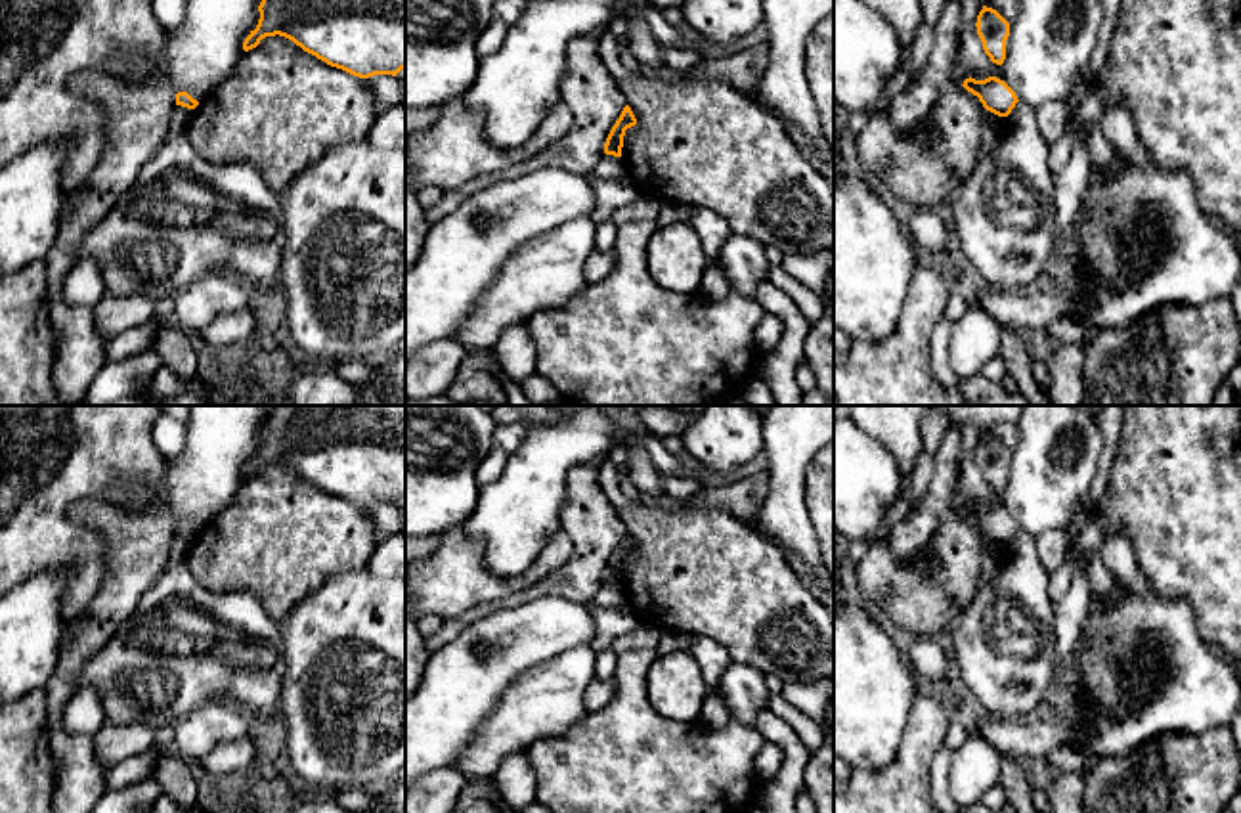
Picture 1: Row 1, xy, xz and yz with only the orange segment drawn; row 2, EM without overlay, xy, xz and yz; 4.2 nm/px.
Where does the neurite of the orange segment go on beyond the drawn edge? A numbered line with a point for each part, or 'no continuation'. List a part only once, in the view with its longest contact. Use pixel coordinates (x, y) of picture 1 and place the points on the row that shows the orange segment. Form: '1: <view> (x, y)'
no continuation

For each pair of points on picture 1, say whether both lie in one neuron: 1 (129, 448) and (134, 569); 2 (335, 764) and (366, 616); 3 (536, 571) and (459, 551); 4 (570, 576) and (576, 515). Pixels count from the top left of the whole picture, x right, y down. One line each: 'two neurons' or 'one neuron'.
1: two neurons
2: one neuron
3: one neuron
4: one neuron

